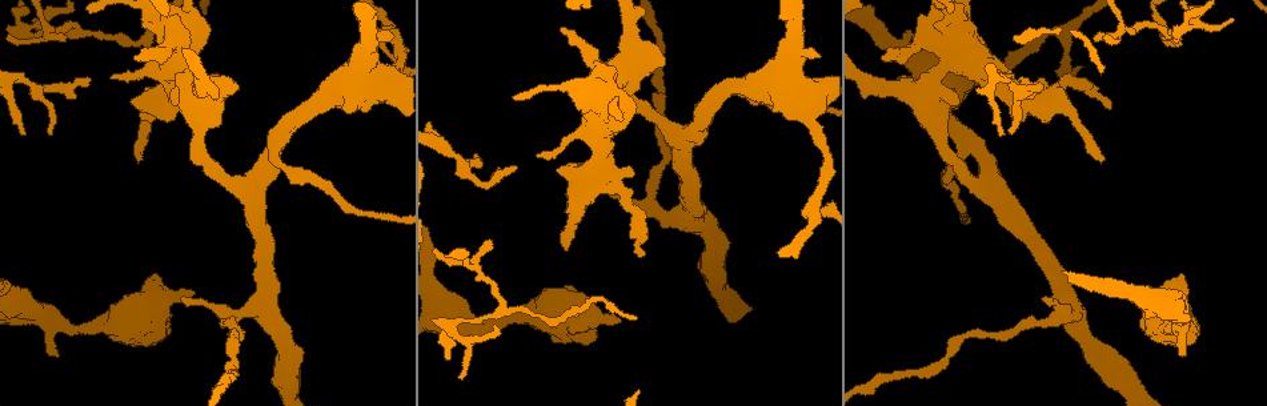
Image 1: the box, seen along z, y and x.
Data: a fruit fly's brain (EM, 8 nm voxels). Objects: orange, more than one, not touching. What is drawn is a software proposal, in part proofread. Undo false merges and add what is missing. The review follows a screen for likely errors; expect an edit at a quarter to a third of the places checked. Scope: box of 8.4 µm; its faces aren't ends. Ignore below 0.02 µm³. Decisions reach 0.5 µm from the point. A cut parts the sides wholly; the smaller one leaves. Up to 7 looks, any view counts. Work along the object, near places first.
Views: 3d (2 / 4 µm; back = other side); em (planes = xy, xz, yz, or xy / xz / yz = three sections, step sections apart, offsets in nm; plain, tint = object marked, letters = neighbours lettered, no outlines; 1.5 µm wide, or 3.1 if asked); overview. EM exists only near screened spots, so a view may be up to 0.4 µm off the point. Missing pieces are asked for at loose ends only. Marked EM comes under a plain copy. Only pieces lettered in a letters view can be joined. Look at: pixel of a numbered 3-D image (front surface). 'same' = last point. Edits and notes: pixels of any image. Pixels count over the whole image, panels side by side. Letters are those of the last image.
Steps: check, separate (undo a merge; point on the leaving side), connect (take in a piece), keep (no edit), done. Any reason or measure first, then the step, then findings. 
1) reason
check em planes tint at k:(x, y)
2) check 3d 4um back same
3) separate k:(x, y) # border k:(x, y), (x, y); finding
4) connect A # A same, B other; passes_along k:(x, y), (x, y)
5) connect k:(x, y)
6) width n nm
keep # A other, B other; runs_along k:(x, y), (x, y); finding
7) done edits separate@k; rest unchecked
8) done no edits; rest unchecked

branch stops here
check em xy step 8 letters at 1:(57, 356)

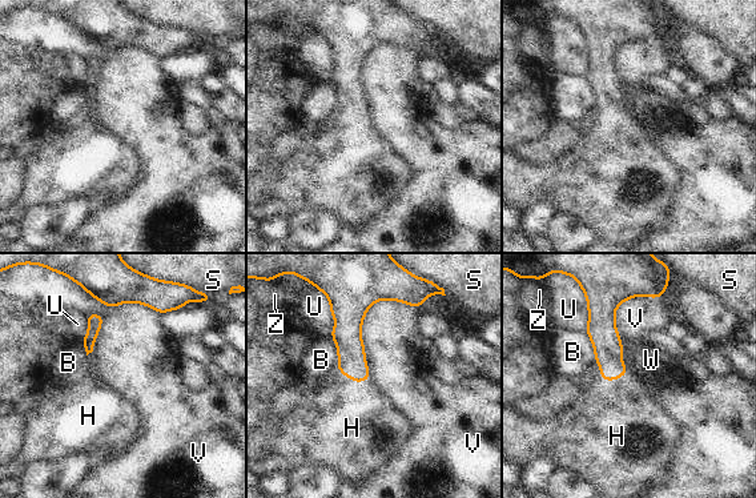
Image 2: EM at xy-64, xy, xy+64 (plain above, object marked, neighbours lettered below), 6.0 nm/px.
longest_contact V 550 nm
connect H # B other, H same, S other, U other, V other, W other, Z other; passes_along 2:(352, 362), (354, 381), (350, 422); the cell continues

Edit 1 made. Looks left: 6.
sharp bend
check em yz step 4 tint at 1:(562, 316)

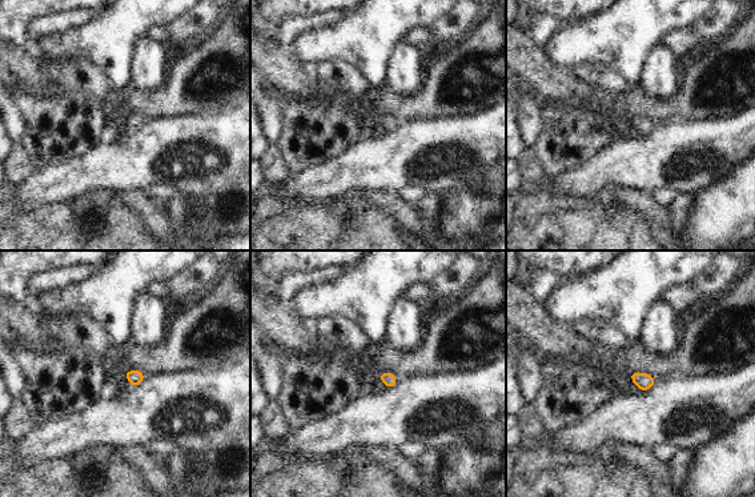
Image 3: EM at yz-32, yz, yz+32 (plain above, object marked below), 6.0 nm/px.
check em planes letters same

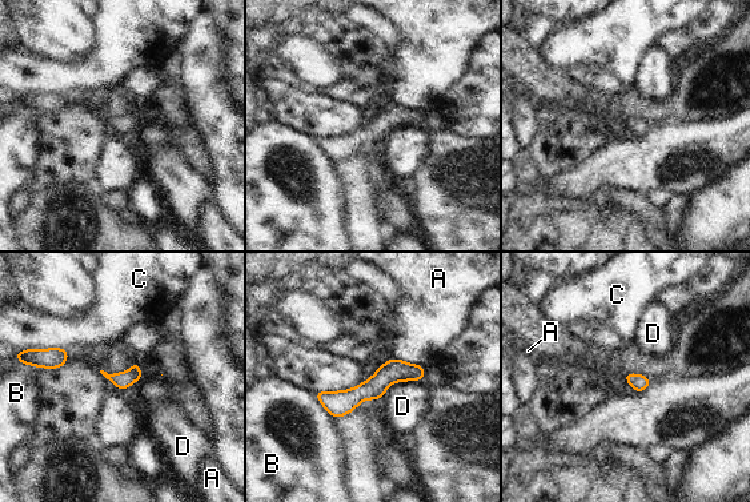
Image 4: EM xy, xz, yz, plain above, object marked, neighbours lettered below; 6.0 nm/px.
width 100 nm
keep # A other, B other, C other, D other; runs_along 4:(421, 369), (351, 398), (319, 394); all the same cell

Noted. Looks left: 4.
check 3d 4um at 1:(490, 240)

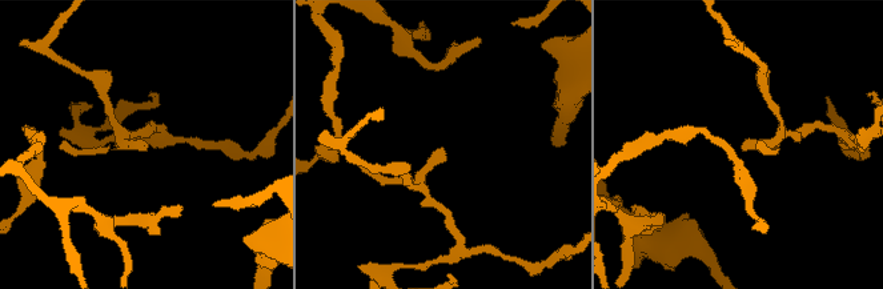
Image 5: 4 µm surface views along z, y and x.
check em planes letters at 5:(143, 151)

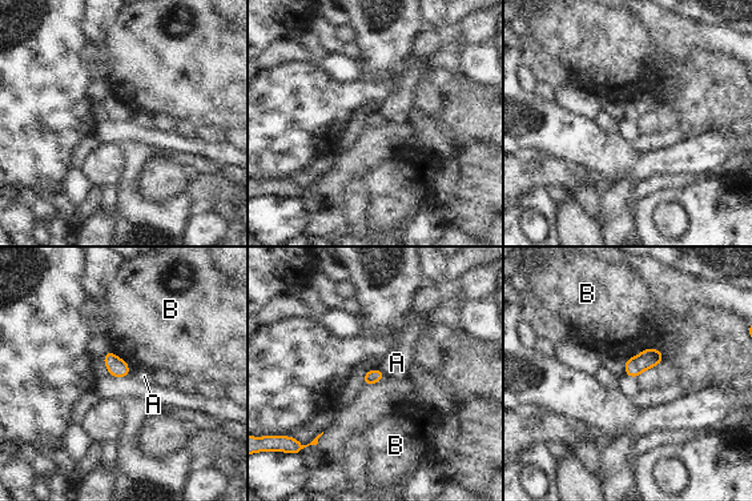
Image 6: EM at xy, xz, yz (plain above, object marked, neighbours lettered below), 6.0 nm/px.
width 90 nm
keep # A other, B other; border 6:(131, 368), (128, 376); none of them fits

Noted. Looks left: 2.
done edits connect@2; rest unchecked

